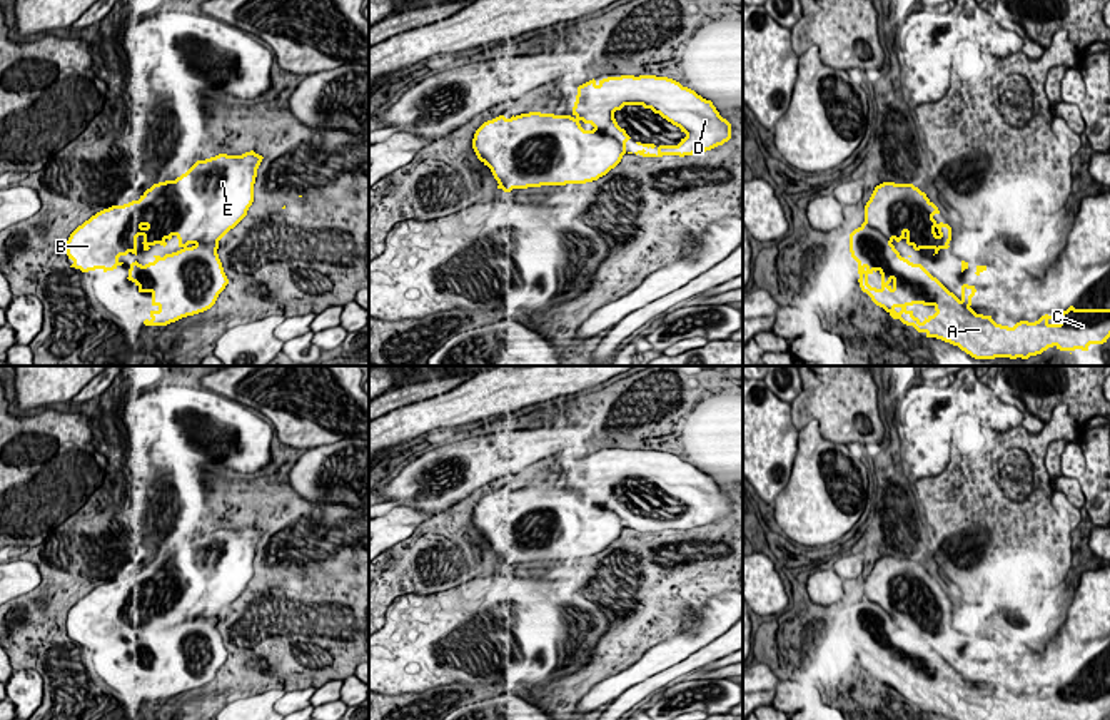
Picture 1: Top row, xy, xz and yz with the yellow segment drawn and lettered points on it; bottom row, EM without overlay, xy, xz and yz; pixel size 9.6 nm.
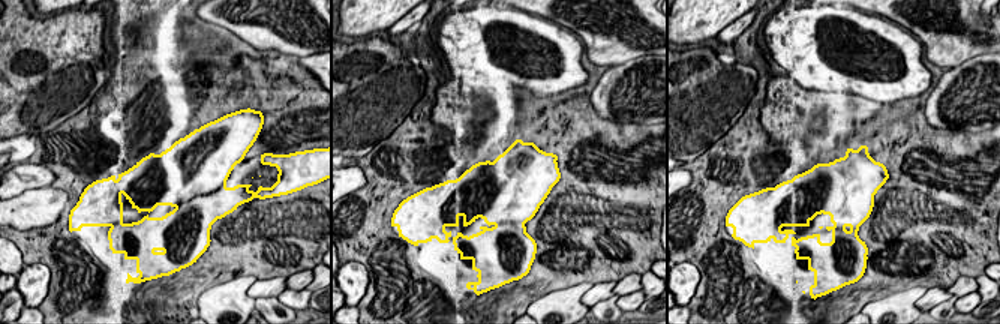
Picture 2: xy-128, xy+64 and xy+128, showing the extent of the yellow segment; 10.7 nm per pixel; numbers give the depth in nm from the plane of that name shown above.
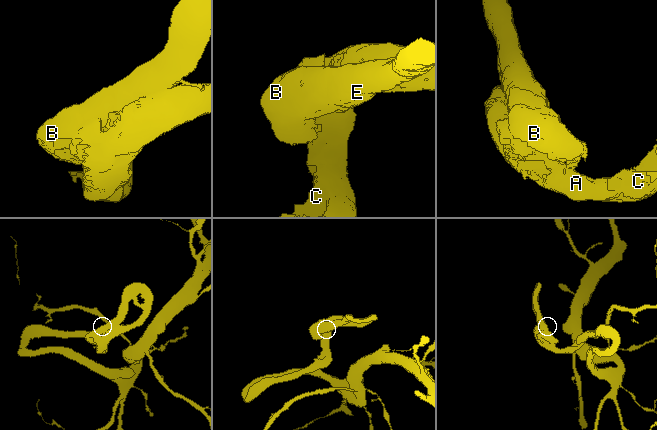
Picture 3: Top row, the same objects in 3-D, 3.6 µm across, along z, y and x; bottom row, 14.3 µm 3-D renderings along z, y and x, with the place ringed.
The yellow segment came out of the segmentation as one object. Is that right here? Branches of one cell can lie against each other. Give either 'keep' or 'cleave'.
keep

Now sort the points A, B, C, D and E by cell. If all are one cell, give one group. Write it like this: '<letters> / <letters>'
A B C D E

